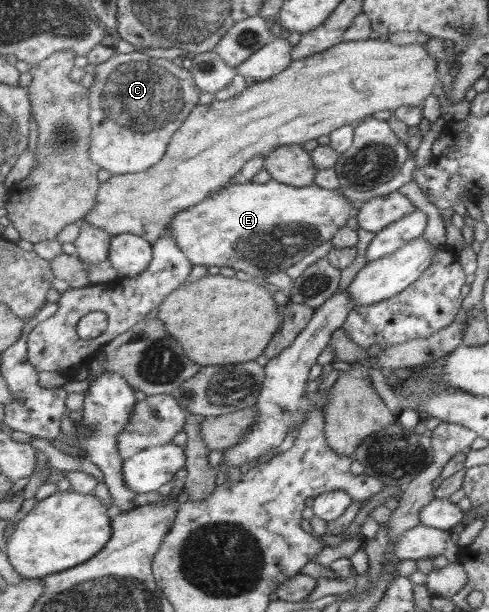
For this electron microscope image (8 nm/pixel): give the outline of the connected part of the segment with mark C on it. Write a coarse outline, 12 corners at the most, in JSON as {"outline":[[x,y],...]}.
{"outline":[[140,49],[95,66],[91,155],[158,164],[200,102],[191,69]]}

